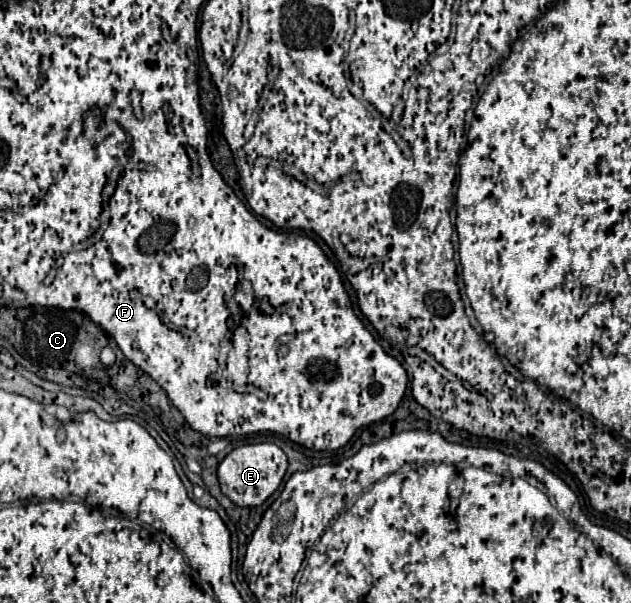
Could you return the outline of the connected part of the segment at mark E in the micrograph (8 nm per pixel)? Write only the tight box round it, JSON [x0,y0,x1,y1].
[218,443,288,507]

